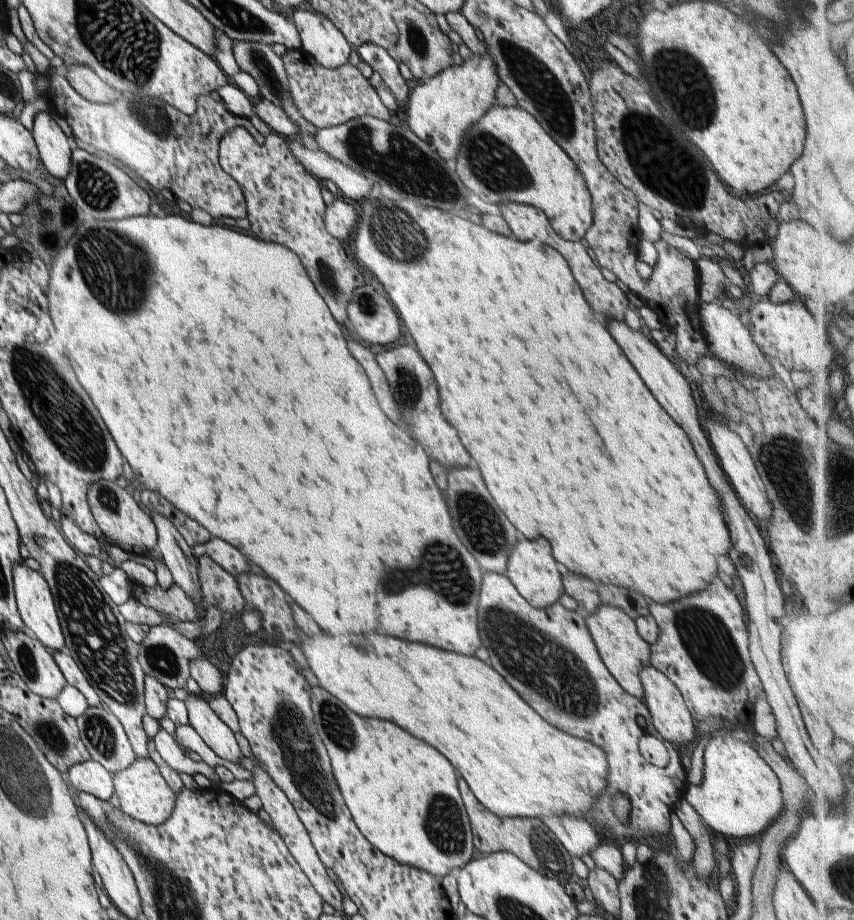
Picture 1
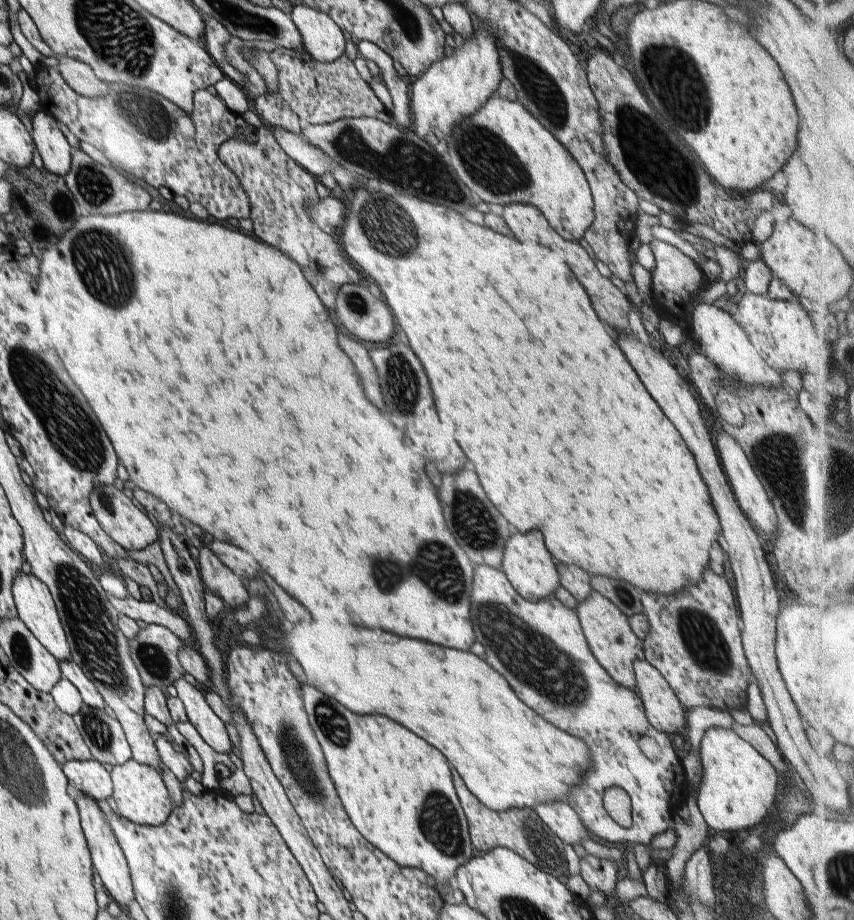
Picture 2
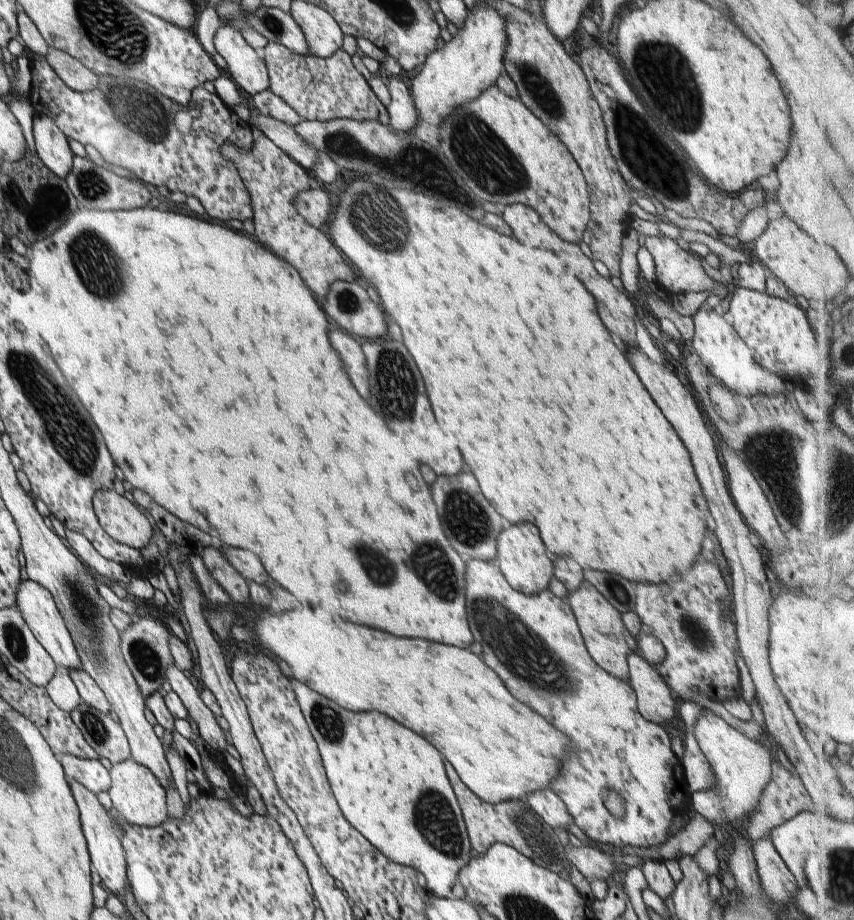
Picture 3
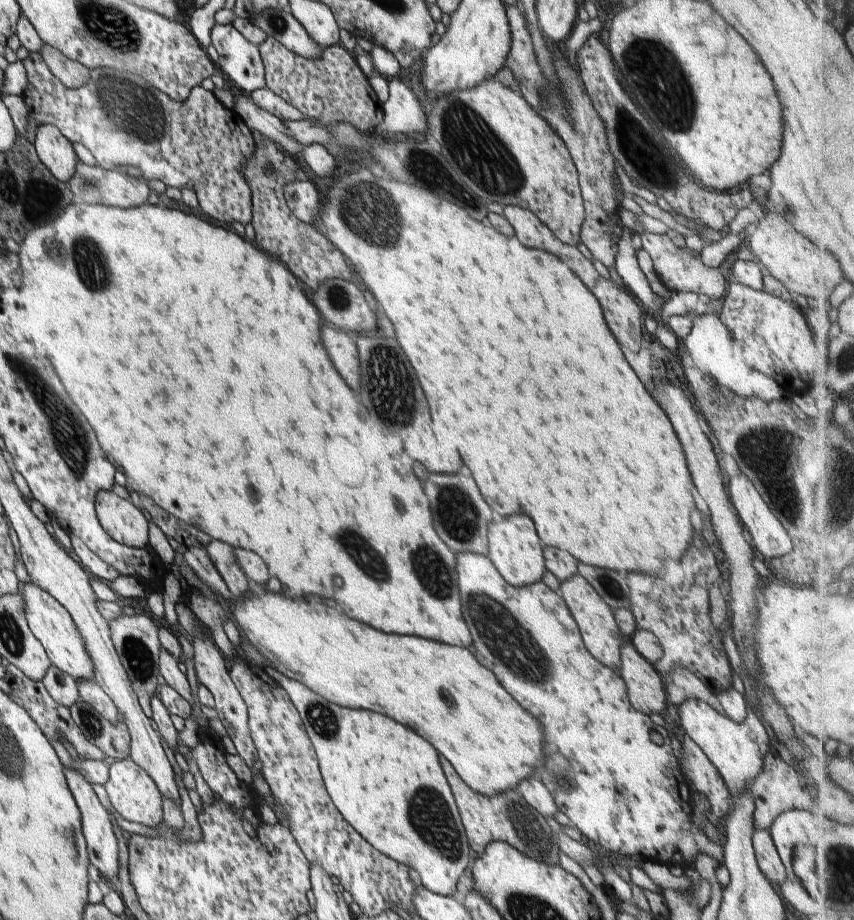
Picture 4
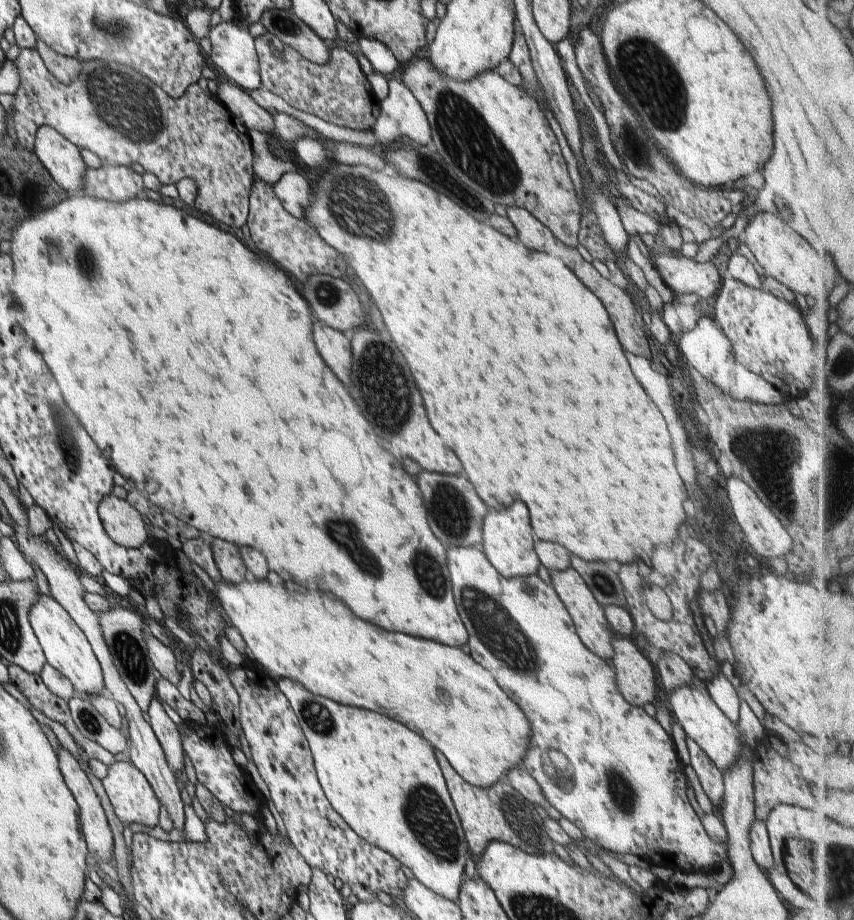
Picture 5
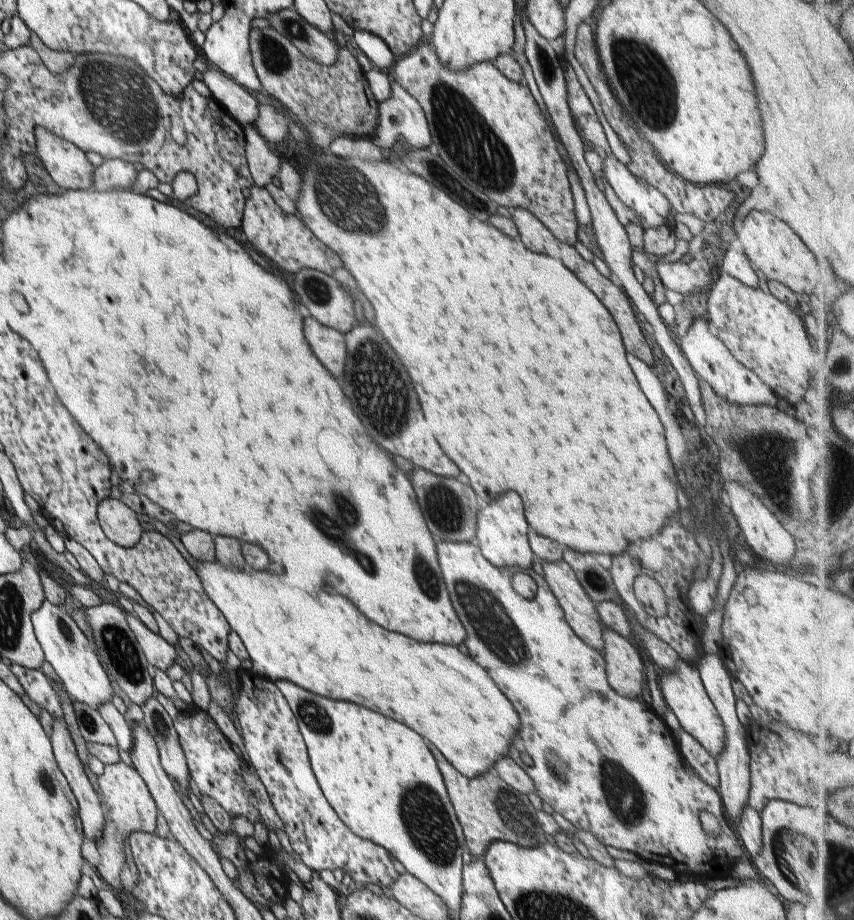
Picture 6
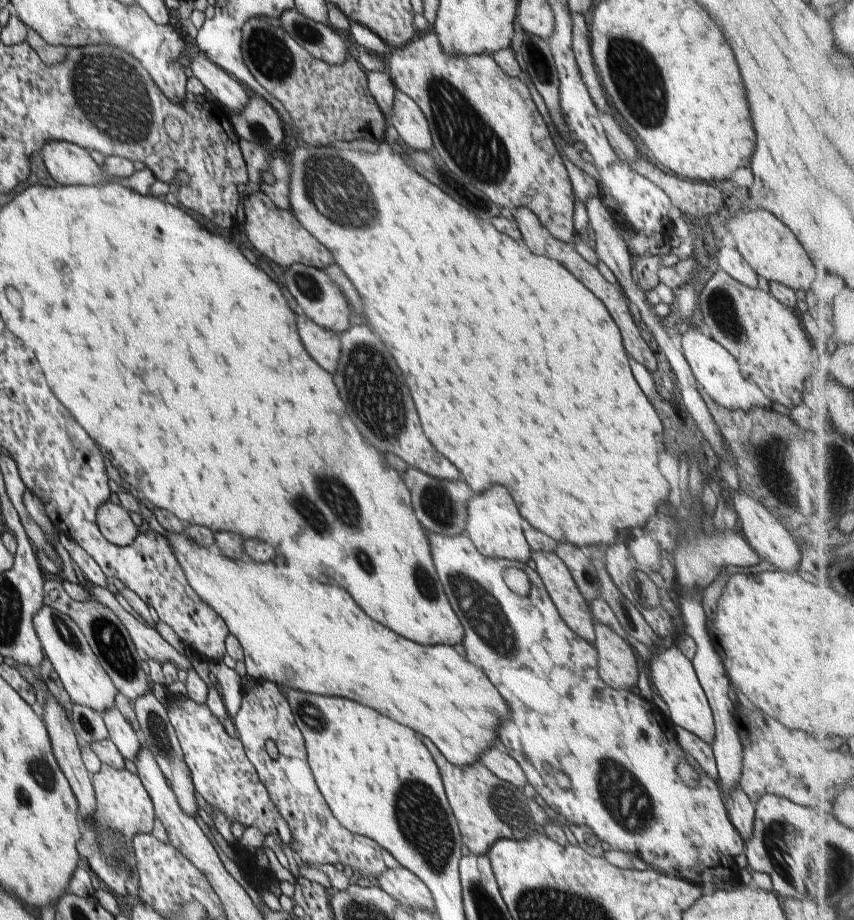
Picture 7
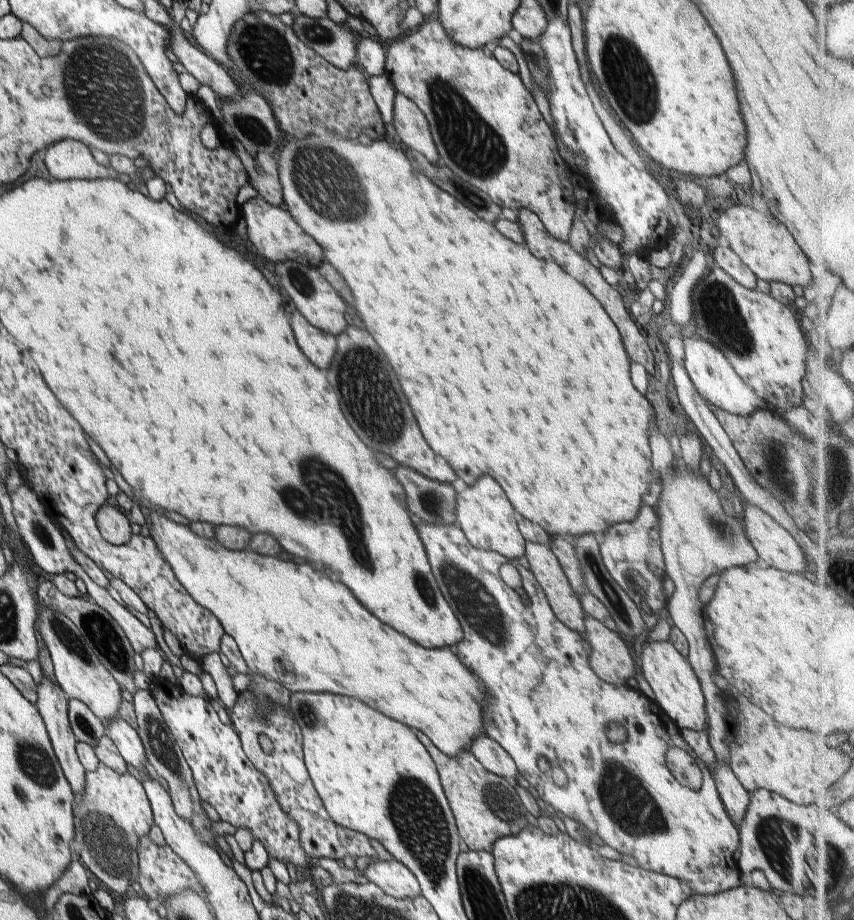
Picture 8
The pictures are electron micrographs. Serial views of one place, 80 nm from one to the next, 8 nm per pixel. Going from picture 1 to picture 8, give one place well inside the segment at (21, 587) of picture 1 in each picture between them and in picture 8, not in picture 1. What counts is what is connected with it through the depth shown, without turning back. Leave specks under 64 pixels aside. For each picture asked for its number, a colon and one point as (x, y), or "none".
2: (36, 608)
3: (39, 610)
4: (52, 626)
5: (66, 648)
6: (71, 653)
7: (84, 678)
8: (79, 672)

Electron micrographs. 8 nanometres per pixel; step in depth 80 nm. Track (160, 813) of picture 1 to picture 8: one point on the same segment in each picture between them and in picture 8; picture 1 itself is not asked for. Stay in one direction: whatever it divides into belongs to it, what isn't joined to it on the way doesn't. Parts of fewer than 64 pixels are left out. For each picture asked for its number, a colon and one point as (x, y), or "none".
2: (140, 794)
3: (139, 797)
4: (133, 794)
5: (132, 796)
6: (131, 807)
7: (124, 809)
8: (112, 814)

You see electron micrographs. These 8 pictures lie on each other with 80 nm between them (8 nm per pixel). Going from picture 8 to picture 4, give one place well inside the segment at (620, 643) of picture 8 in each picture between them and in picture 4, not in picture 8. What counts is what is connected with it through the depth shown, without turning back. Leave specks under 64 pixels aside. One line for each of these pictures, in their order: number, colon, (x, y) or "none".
4: (645, 690)
5: (636, 676)
6: (625, 668)
7: (617, 665)

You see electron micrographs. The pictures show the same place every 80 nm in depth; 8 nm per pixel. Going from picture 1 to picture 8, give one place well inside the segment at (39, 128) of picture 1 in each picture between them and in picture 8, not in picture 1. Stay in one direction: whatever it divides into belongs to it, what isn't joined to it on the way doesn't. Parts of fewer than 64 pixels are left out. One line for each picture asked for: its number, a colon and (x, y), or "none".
2: (54, 149)
3: (51, 143)
4: (55, 151)
5: (62, 159)
6: (68, 166)
7: (68, 164)
8: (67, 159)

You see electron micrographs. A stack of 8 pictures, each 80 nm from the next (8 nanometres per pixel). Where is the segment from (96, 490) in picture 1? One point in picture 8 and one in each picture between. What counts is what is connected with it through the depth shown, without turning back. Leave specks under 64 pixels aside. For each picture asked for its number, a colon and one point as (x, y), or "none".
2: (126, 524)
3: (121, 519)
4: (120, 519)
5: (125, 525)
6: (119, 522)
7: (115, 522)
8: (115, 527)

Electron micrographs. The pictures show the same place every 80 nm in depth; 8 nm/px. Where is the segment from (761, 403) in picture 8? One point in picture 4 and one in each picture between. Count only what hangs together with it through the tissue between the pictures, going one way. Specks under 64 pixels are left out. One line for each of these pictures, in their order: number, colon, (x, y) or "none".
4: (714, 350)
5: (706, 347)
6: (709, 357)
7: (715, 369)

